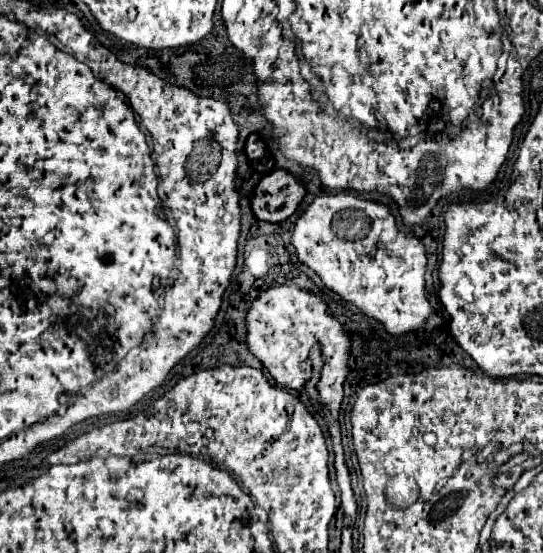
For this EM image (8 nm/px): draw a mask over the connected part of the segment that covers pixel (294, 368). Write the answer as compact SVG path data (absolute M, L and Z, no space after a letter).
M286 283L276 288L262 290L260 296L250 304L246 312L246 344L248 344L248 350L268 368L274 380L280 386L286 386L292 390L302 390L304 382L310 378L308 352L314 344L320 344L320 352L324 358L322 378L316 382L318 400L322 408L320 414L326 420L326 426L332 438L336 480L342 492L342 510L344 514L356 514L356 500L350 488L350 474L344 464L344 450L340 444L340 424L338 424L342 384L348 374L348 350L350 350L350 338L342 330L342 324L328 314L326 304L318 296L302 288L296 288L294 284Z

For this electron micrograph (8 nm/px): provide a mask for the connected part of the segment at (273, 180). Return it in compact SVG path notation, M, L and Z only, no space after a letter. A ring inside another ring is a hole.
M272 170L254 186L250 210L254 218L264 222L282 222L292 216L302 202L306 188L286 170Z

